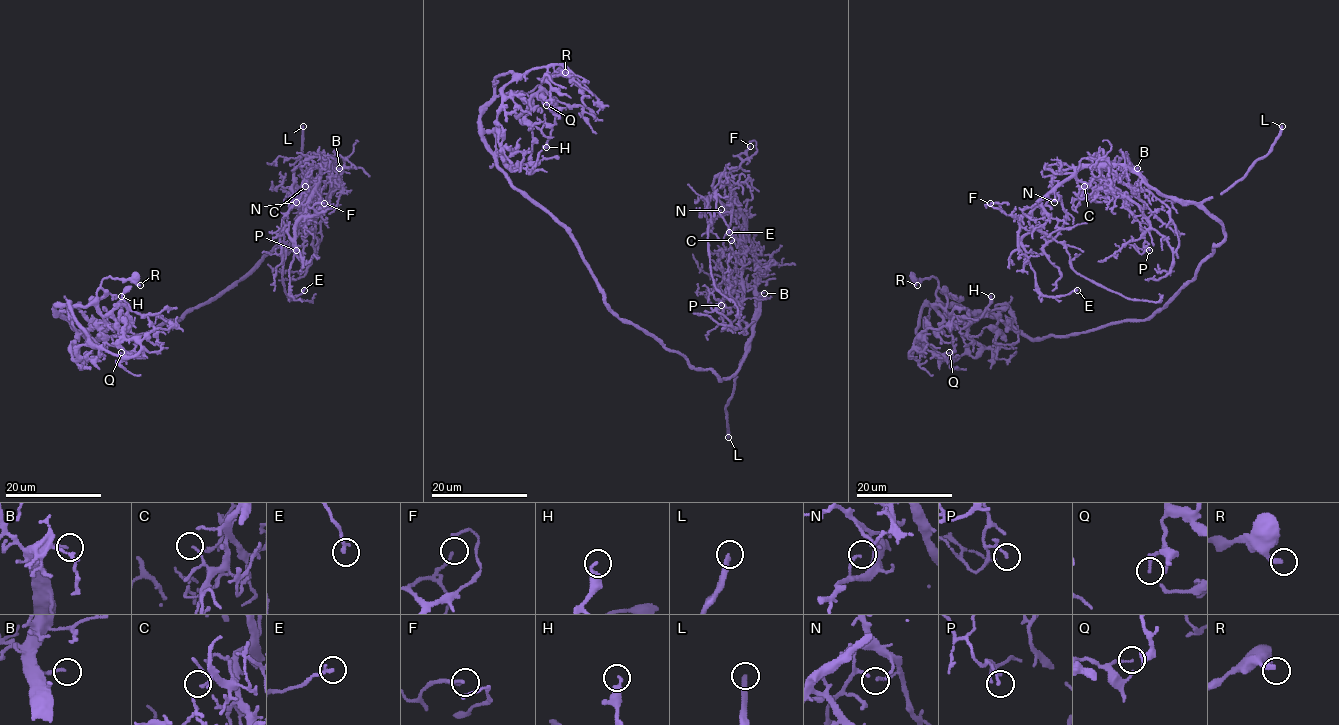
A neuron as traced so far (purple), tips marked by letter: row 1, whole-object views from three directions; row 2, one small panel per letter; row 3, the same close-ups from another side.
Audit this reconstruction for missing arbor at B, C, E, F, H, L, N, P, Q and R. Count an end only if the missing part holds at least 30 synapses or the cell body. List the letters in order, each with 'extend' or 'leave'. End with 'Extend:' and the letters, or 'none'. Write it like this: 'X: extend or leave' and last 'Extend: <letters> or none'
B: extend
C: leave
E: leave
F: leave
H: leave
L: extend
N: leave
P: leave
Q: leave
R: leave
Extend: B, L

